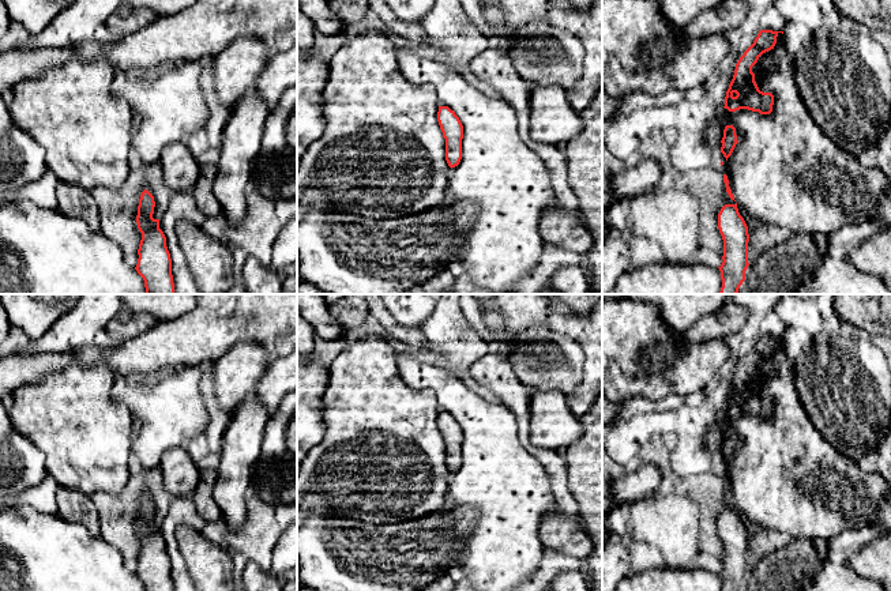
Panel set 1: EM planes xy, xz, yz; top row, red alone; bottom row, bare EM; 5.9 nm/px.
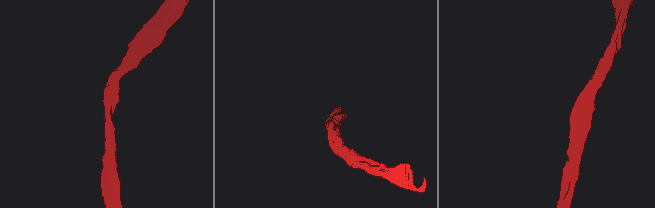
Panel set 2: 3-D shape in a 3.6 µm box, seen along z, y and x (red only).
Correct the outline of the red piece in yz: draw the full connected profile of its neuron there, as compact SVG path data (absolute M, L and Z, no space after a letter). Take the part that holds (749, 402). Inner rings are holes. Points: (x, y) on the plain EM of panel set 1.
M760 335L753 349L740 362L726 396L725 414L729 417L748 414L760 419L772 417L774 400L759 395L752 372L763 358L774 354L779 338L783 339L783 336Z

